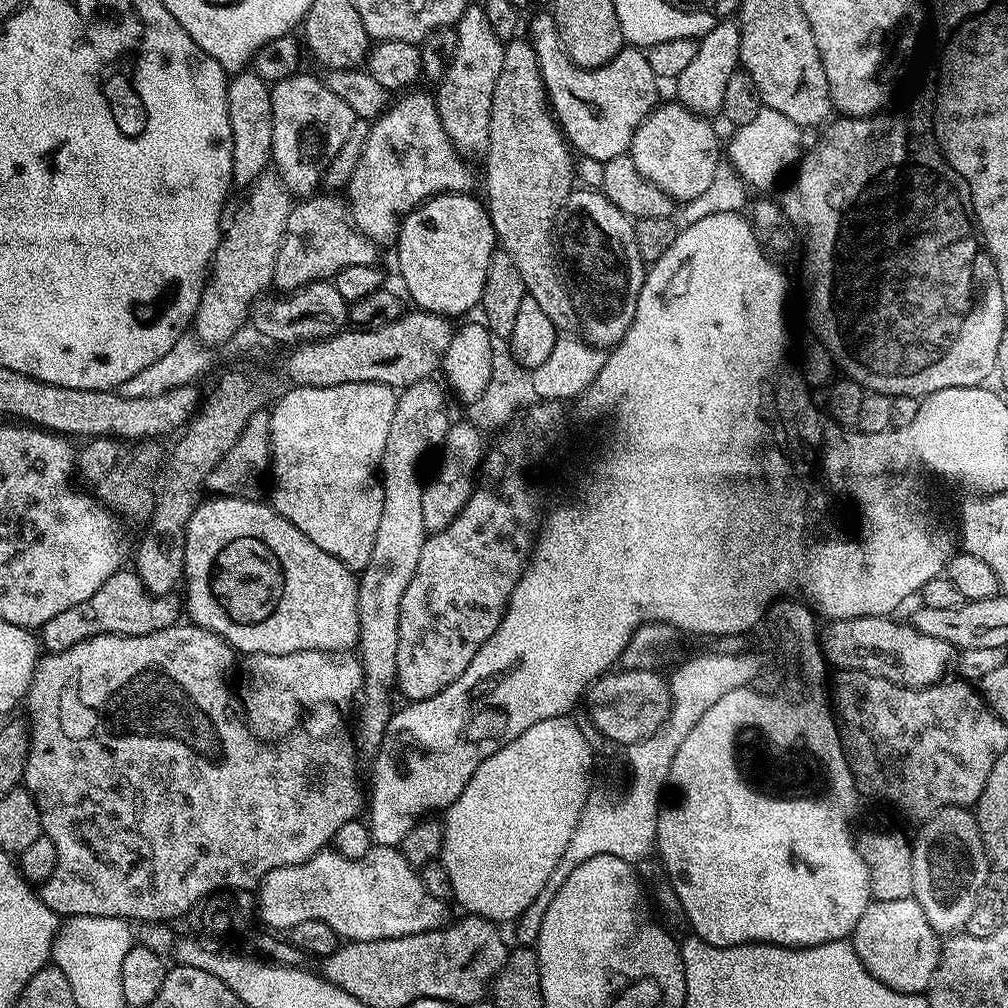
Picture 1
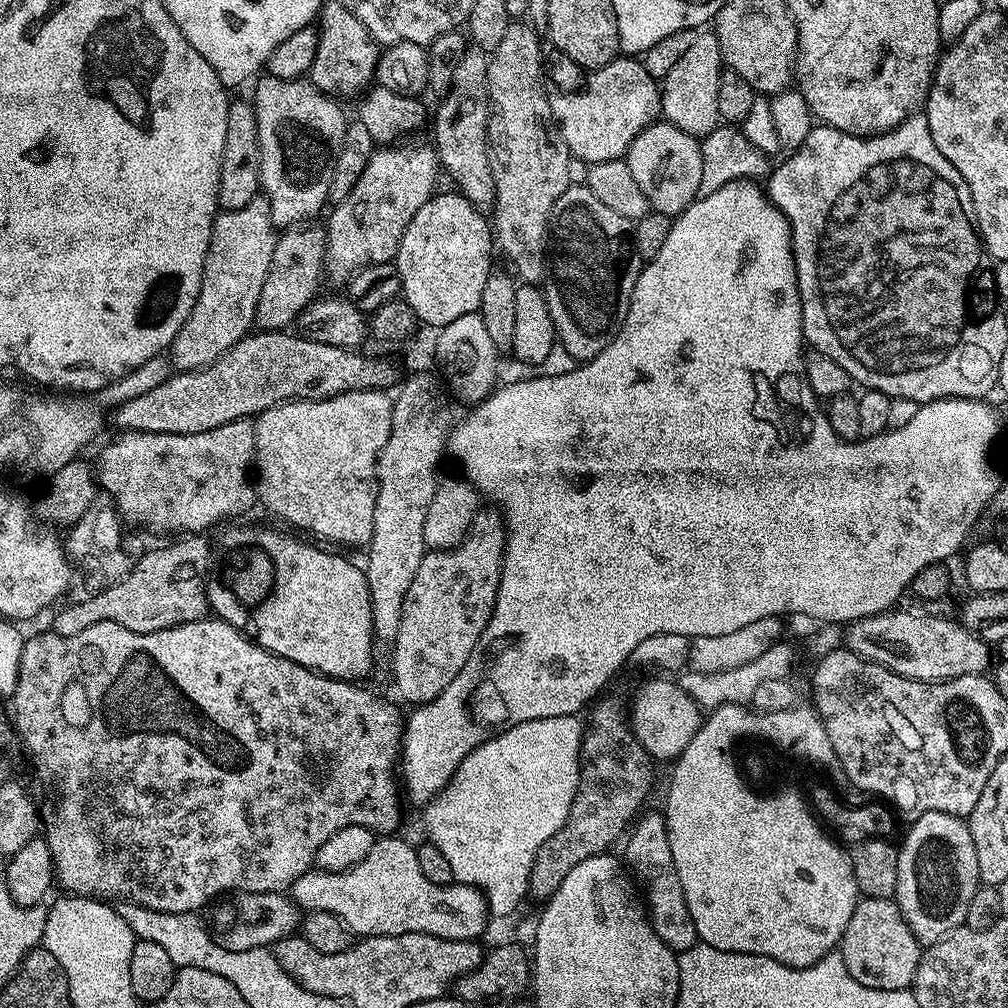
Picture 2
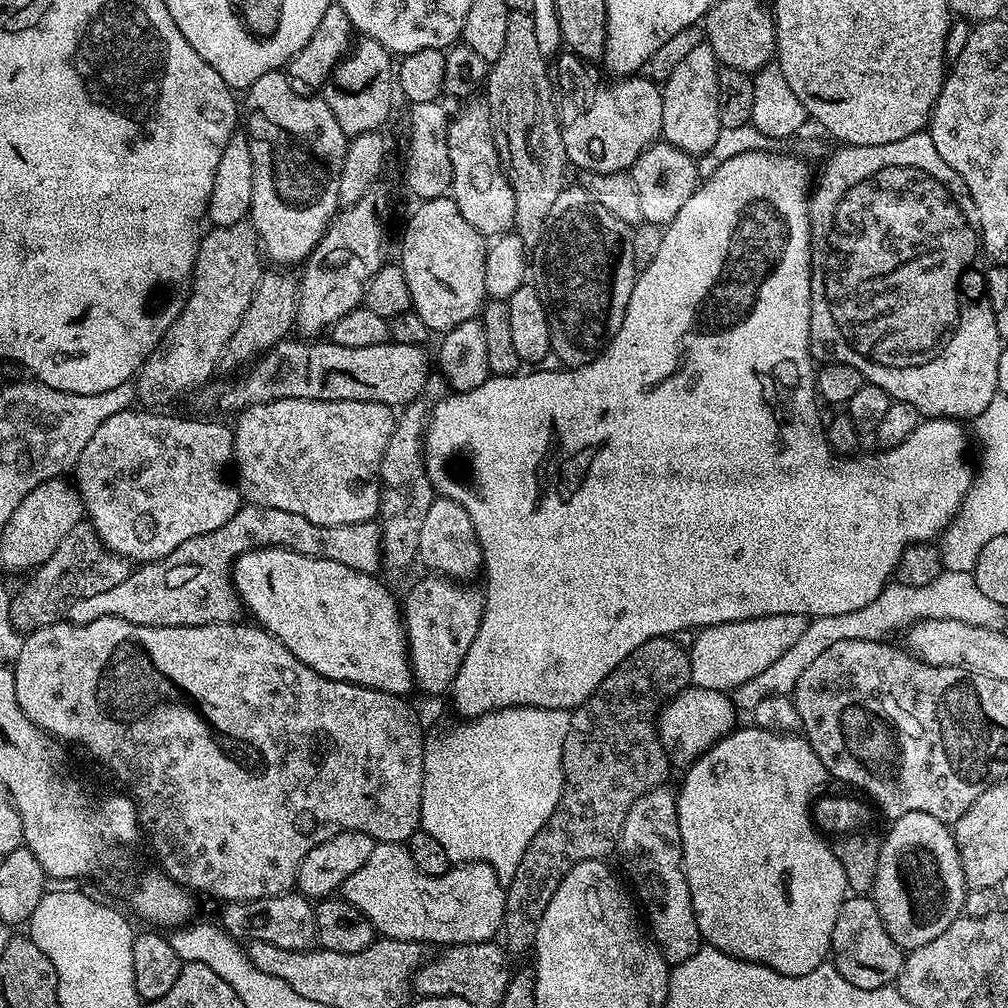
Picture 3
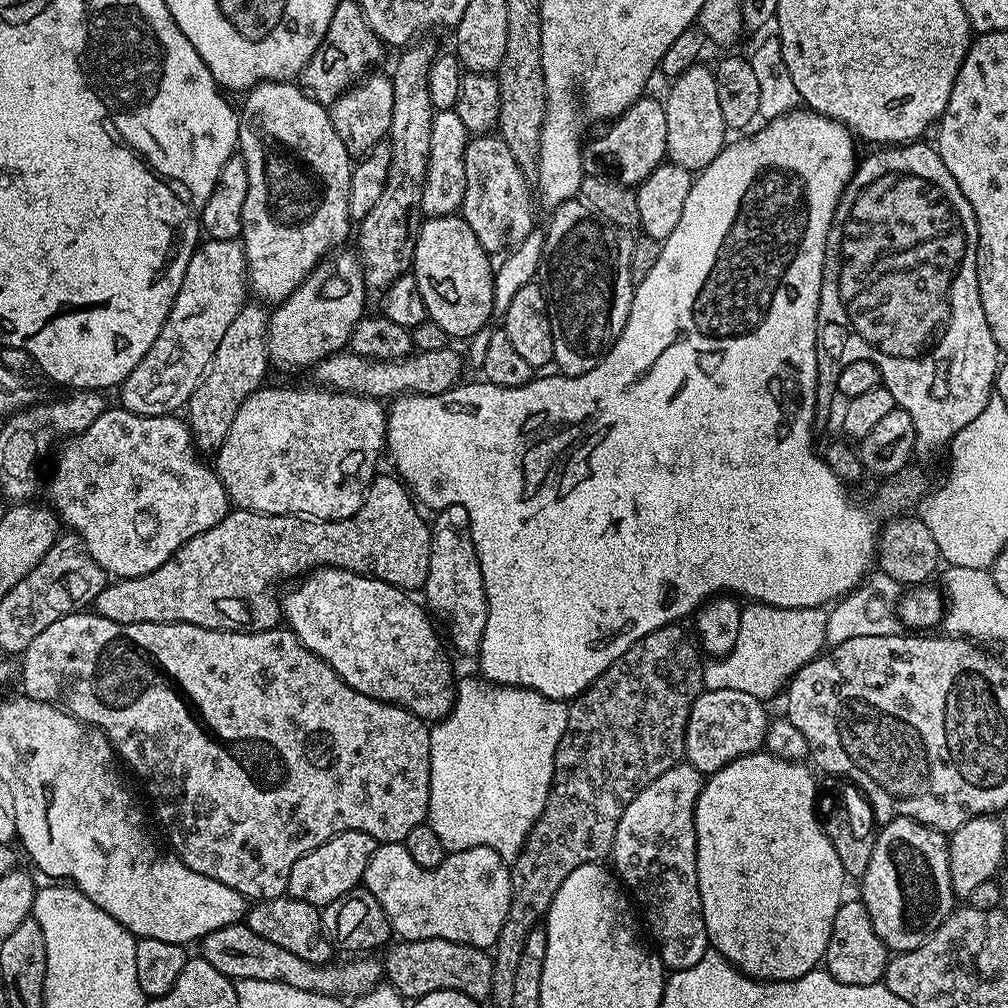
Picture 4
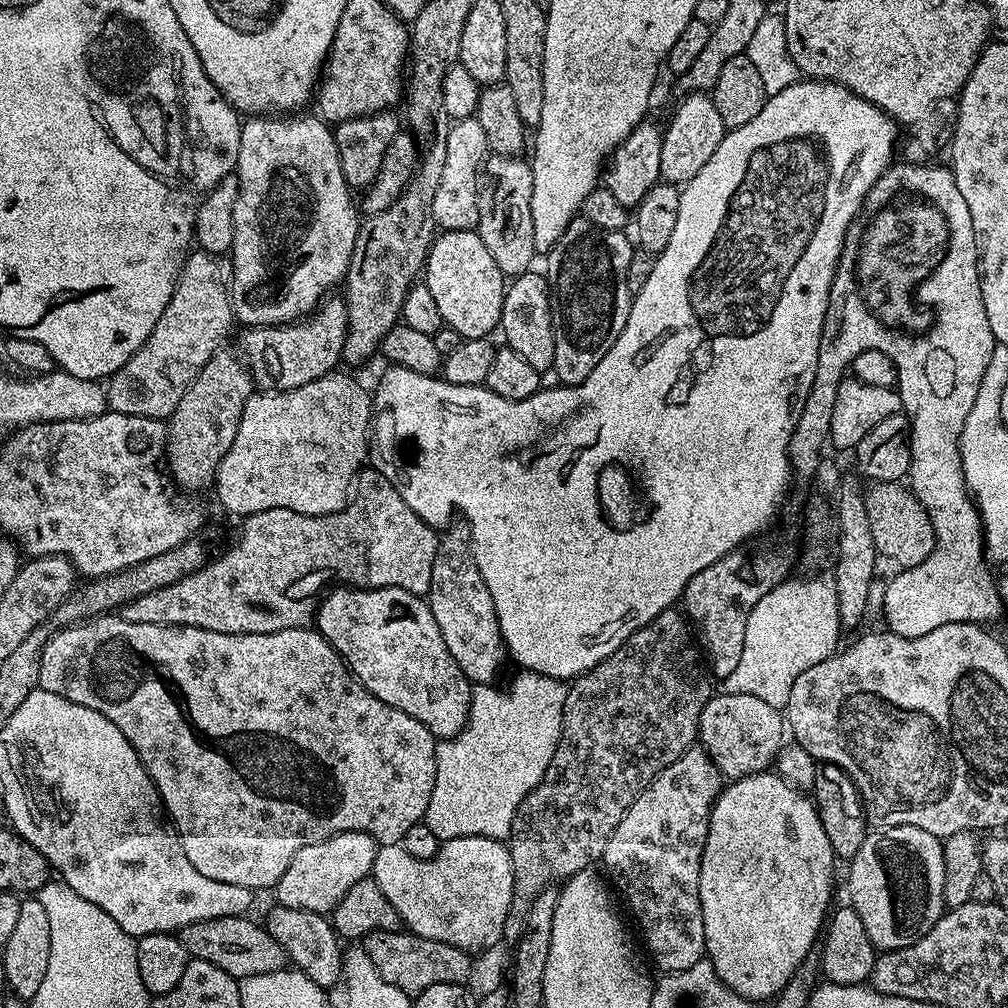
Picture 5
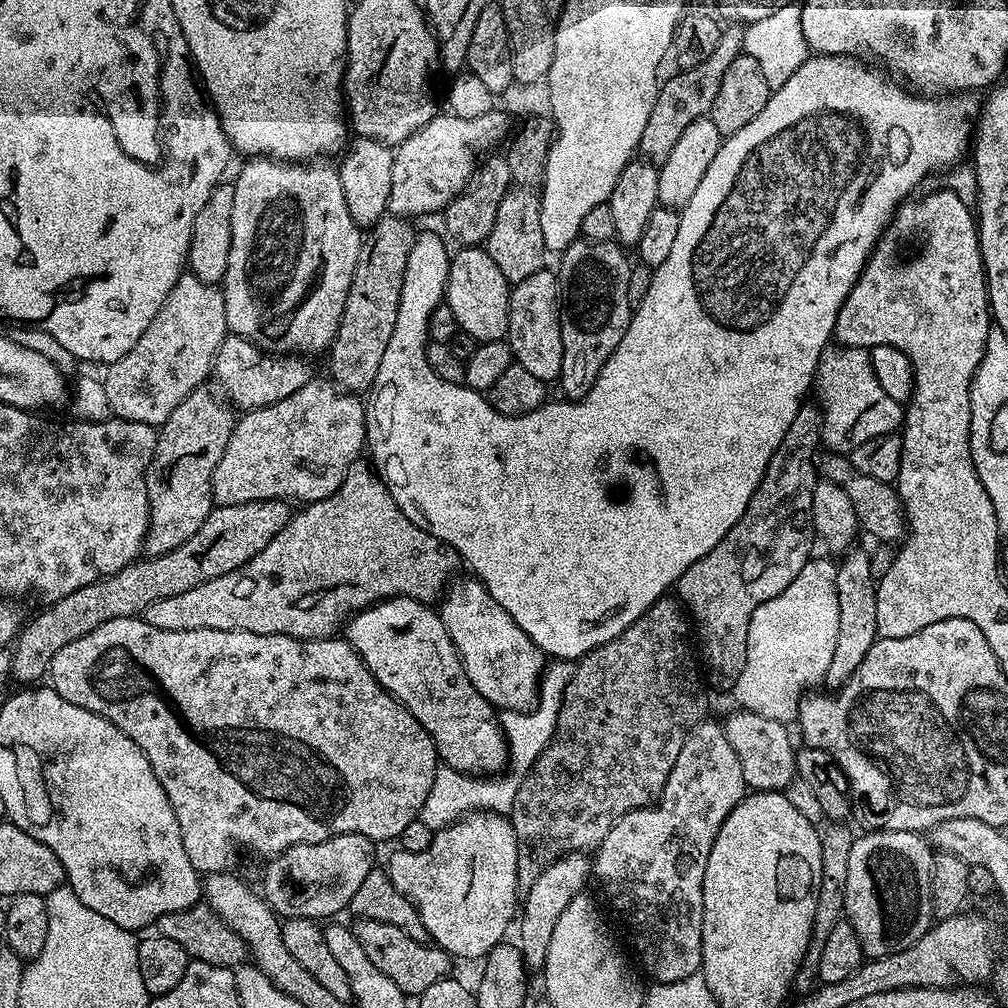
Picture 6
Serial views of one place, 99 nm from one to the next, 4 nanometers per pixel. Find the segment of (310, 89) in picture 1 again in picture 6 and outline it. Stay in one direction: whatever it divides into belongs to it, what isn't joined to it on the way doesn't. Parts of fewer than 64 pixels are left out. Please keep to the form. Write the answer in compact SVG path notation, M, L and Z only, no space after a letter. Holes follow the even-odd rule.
M252 158L248 165L237 174L232 184L234 190L234 211L230 213L230 230L232 245L230 246L230 262L222 281L222 291L226 302L226 322L231 335L241 336L257 344L263 352L269 354L308 354L304 352L320 352L329 347L342 318L342 310L346 306L346 294L350 290L350 282L354 278L356 263L362 247L362 232L356 227L354 218L350 218L350 210L346 210L346 194L342 194L340 173L328 162L285 162L271 158Z

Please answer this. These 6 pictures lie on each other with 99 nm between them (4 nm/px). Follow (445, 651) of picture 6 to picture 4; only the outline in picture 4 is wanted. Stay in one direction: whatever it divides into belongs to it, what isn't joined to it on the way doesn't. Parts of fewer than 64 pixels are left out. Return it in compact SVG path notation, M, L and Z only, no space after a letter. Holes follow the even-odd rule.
M317 568L307 573L299 584L300 588L293 592L283 593L283 623L306 650L327 662L340 675L342 682L370 698L410 710L425 722L443 720L450 714L456 701L452 664L440 649L440 640L428 622L429 613L423 607L420 609L405 589L341 568Z

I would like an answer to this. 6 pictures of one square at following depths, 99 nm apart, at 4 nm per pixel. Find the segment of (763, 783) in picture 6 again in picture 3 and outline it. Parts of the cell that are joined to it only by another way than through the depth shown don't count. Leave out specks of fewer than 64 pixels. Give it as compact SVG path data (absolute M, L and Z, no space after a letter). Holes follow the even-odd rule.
M689 686L673 696L660 710L658 731L669 765L687 769L703 752L709 750L737 727L738 709L725 693Z

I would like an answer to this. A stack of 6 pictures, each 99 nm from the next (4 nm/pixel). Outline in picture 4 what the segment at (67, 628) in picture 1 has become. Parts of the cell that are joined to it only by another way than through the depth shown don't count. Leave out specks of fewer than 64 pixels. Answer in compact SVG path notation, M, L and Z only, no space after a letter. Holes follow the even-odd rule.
M395 475L373 476L362 506L345 520L313 520L302 516L279 516L265 512L229 511L210 530L190 538L158 570L145 576L113 579L98 594L94 611L119 624L193 624L219 632L265 632L282 620L282 600L276 584L291 576L303 577L317 568L341 568L359 576L373 576L405 590L423 589L430 570L432 530L412 509L413 497Z

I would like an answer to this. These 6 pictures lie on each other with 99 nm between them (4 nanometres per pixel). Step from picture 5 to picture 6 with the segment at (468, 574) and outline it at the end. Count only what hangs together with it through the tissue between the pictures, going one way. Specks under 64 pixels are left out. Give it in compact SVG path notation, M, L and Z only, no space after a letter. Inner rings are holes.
M468 574L462 576L449 583L439 601L438 611L446 626L446 634L450 634L452 644L458 650L460 661L466 670L466 678L470 678L474 690L478 690L478 694L482 694L482 698L486 698L497 710L526 712L535 708L546 667L544 653L538 646L534 646L534 642L530 642L526 630L522 630L522 626L518 626L518 622L514 622L514 618L510 618L510 614L506 614L506 610L502 610L498 602L494 602L490 590L486 590L486 586L480 580Z

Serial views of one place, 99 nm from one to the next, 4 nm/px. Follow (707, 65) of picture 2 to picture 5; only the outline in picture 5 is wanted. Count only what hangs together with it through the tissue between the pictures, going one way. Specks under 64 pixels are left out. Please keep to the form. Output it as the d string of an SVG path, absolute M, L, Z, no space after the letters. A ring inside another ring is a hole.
M688 94L676 108L672 122L663 129L661 181L683 186L710 162L710 154L718 150L718 142L722 142L726 131L722 117L718 115L718 106L714 106L711 95Z

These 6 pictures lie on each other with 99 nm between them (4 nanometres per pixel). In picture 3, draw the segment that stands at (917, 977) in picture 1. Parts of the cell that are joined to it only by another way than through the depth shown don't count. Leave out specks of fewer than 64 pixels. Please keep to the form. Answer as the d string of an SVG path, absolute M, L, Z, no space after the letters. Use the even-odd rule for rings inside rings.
M864 894L847 897L838 910L838 922L834 922L831 963L836 965L842 978L862 990L878 990L895 985L904 965L905 949L894 942L878 914L878 906Z

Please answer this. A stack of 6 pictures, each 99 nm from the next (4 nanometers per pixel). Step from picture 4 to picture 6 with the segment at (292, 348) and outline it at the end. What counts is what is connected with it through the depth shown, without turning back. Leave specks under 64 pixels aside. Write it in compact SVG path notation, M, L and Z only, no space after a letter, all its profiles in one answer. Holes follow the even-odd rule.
M229 334L225 336L216 355L214 380L220 383L219 391L227 397L233 409L261 408L282 402L282 398L290 398L290 394L302 390L302 386L314 378L311 366L304 360L307 359L296 354L263 352L257 344L251 344L246 338Z

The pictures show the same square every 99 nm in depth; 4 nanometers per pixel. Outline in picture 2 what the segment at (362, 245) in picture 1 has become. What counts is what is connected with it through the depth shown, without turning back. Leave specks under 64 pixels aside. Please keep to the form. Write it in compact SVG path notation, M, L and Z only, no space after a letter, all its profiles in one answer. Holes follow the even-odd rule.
M316 222L288 226L279 233L266 282L262 282L262 294L258 294L257 329L278 332L295 325L296 317L317 299L316 287L320 284L320 276L322 280L325 275L327 255L328 238L325 229L321 225L319 228Z

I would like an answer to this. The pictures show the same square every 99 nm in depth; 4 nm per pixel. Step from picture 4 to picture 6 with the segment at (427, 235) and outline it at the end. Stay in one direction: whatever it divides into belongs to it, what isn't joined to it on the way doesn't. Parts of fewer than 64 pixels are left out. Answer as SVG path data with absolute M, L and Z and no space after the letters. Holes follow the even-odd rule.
M464 246L461 252L451 257L448 265L446 303L454 310L456 327L470 334L477 342L502 340L508 335L508 294L510 281L480 246Z

